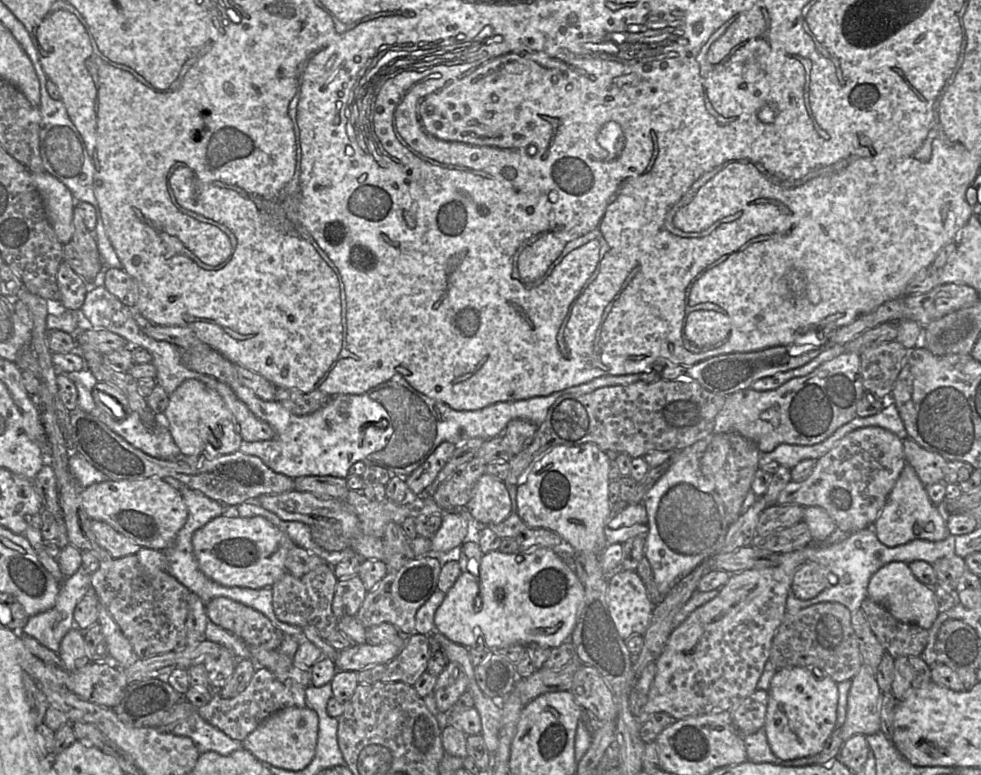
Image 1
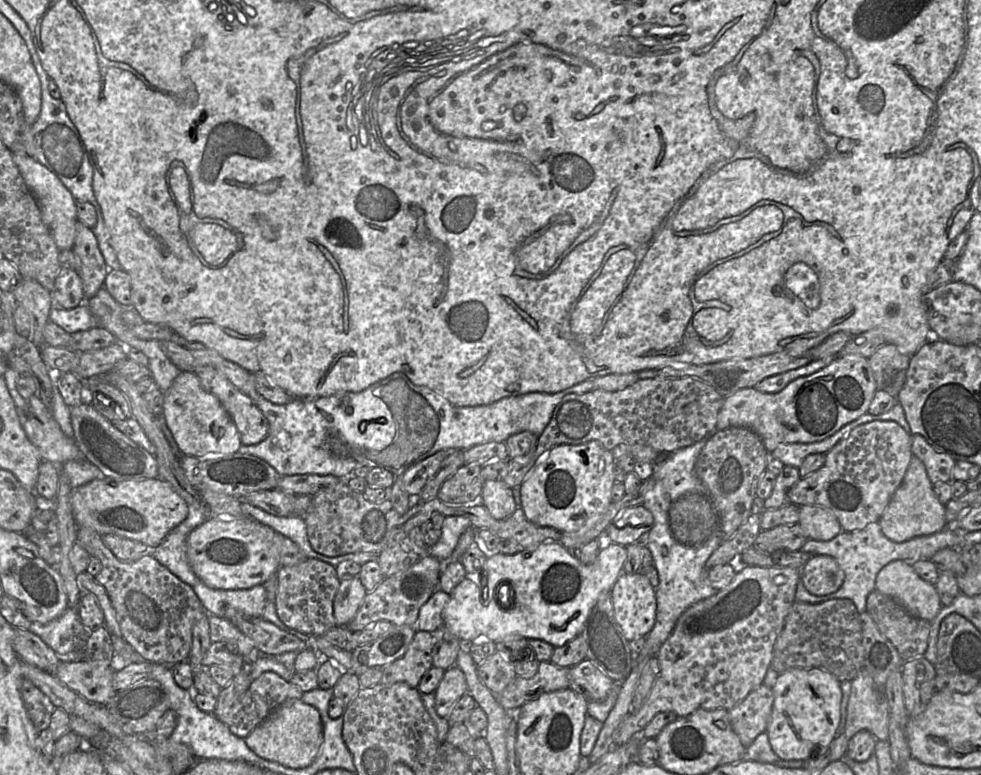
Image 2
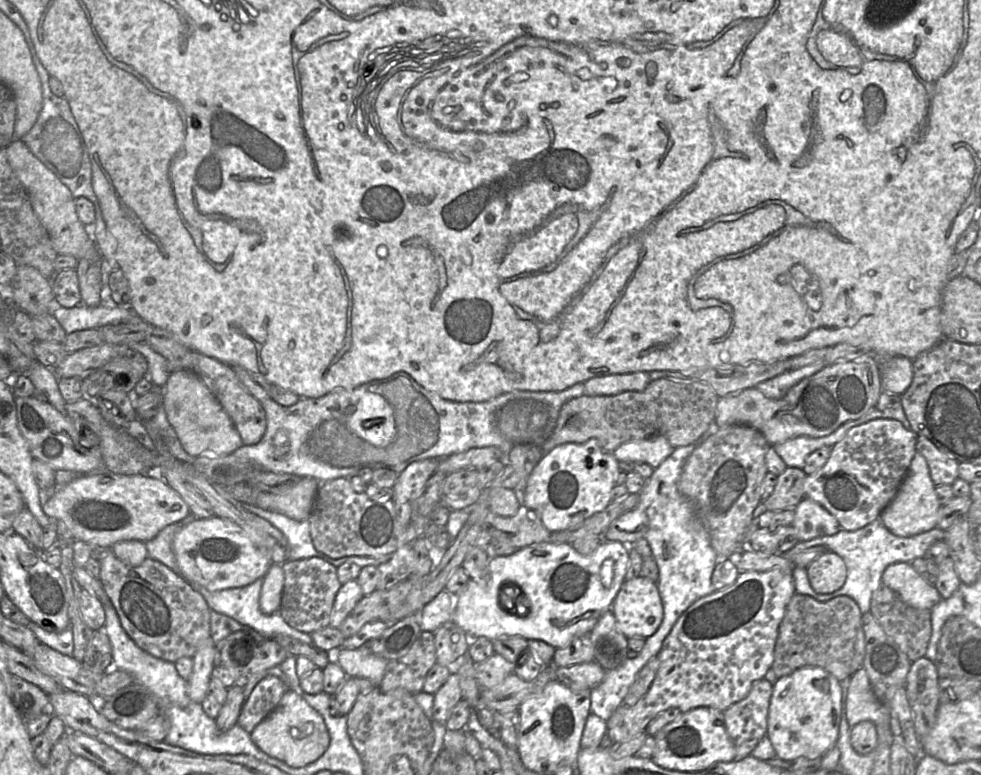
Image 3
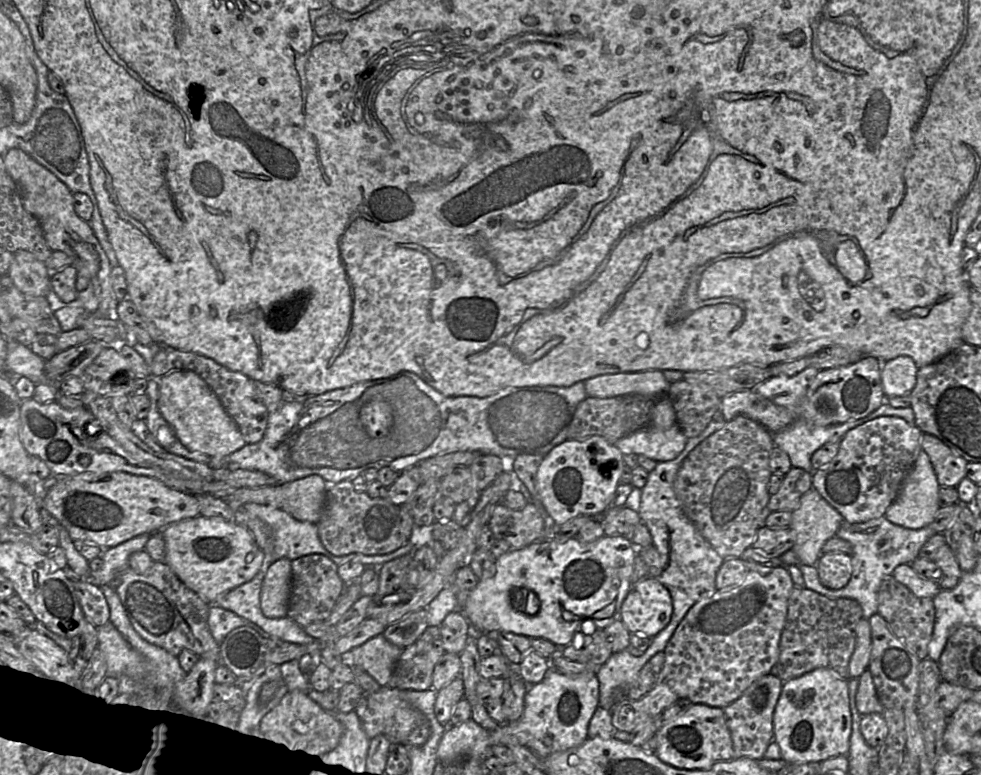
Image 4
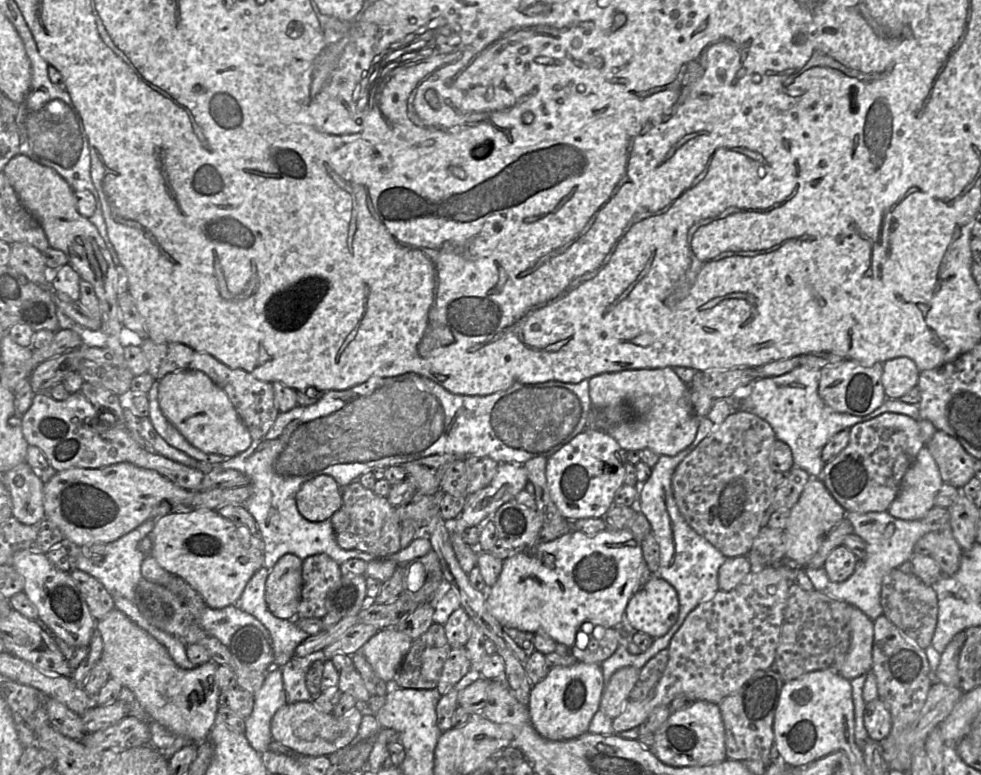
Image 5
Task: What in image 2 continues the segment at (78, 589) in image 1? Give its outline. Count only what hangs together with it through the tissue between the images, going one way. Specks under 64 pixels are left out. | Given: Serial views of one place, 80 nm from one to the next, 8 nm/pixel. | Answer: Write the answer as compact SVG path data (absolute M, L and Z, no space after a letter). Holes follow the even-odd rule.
M67 607L56 619L47 622L31 622L28 631L37 635L57 655L77 651L73 626L77 619L77 610Z

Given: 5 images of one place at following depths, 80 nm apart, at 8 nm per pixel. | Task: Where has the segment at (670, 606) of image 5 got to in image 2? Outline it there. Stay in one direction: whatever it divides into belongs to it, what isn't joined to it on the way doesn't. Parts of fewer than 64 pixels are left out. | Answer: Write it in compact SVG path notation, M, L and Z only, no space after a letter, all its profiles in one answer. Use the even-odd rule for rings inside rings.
M622 573L610 592L614 616L623 636L631 641L638 637L646 637L656 621L656 589L642 573Z

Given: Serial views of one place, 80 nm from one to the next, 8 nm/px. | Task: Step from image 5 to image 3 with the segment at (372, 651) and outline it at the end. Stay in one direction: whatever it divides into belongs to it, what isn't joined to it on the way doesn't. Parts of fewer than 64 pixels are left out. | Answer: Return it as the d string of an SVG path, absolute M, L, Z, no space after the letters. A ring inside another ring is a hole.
M366 646L358 649L340 648L334 652L334 661L348 677L366 678L380 688L388 660L373 654Z

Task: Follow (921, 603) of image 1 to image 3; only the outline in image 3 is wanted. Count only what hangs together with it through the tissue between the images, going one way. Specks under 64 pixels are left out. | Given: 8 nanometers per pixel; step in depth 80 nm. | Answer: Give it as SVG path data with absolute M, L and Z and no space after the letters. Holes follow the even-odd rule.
M910 563L890 564L884 570L881 581L915 608L931 610L941 599L935 586L920 576Z

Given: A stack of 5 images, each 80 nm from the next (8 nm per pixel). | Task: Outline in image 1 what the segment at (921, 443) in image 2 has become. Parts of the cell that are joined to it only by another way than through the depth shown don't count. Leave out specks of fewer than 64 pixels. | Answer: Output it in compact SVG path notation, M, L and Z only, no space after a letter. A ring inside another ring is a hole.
M910 437L903 439L903 450L906 462L914 468L925 486L943 481L947 465L944 457L928 451Z

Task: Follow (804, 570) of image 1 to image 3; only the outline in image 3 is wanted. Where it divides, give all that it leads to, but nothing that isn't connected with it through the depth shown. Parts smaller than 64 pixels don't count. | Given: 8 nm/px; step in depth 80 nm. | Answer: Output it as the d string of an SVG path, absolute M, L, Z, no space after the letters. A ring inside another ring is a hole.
M827 551L807 567L808 579L815 592L830 594L840 589L847 577L847 567L841 556Z

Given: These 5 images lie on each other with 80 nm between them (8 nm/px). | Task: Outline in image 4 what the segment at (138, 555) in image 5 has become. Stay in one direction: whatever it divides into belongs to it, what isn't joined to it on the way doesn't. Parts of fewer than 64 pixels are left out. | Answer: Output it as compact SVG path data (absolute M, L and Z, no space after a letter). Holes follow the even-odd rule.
M144 533L131 538L117 546L103 548L102 568L90 571L89 580L97 586L110 585L112 581L129 566L129 557L137 551L145 549L145 545L154 533Z

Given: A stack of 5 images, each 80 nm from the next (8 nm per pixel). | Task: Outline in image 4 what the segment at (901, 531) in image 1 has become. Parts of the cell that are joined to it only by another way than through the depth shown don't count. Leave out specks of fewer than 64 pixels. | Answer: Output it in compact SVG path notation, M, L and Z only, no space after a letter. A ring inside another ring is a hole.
M923 450L920 451L913 466L903 479L895 500L887 508L884 517L891 523L908 529L920 529L928 526L939 509L940 485L929 459Z

